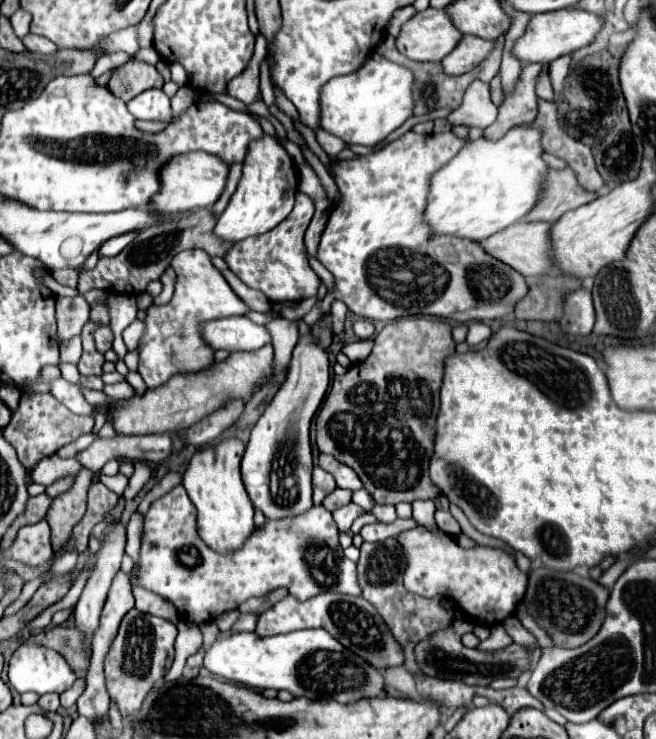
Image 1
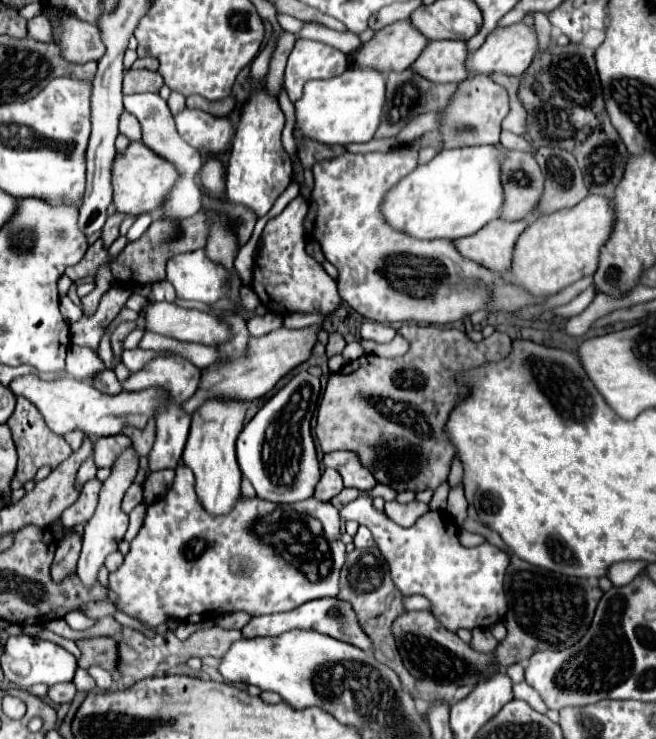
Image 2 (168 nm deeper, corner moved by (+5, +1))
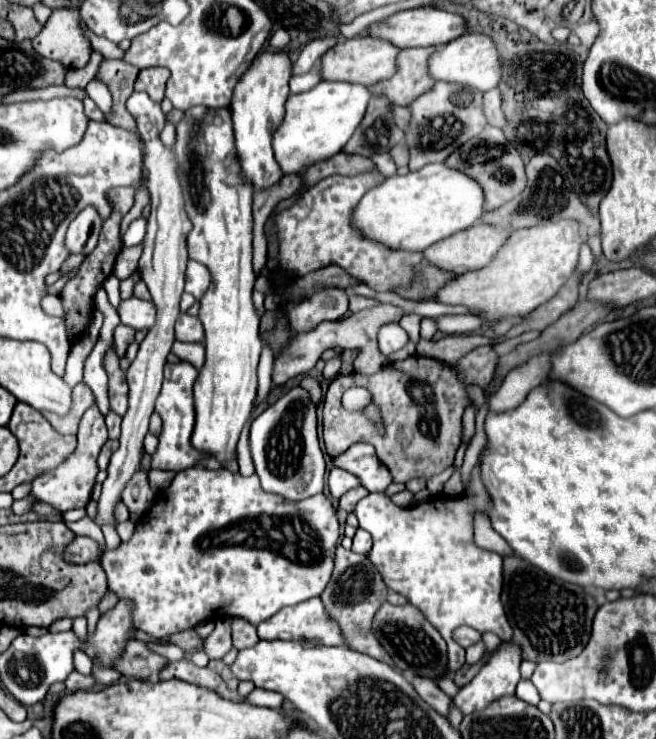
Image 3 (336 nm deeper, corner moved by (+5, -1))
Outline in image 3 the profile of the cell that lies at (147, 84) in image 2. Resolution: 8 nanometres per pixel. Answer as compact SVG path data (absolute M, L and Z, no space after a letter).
M144 68L138 74L134 90L136 92L148 92L152 100L162 102L166 80L168 80L168 70L164 70L164 68Z

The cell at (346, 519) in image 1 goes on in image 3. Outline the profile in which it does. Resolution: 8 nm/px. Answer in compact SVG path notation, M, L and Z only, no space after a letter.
M478 466L472 472L472 492L474 498L466 498L466 496L458 496L458 498L444 498L444 496L432 496L426 504L416 506L416 508L398 508L396 504L392 504L390 498L386 498L386 494L368 494L366 498L362 498L356 508L354 514L360 522L360 528L368 530L372 534L374 546L368 554L368 558L372 560L372 564L378 568L378 572L382 574L386 586L402 596L408 598L410 604L414 604L416 608L420 608L420 612L426 616L426 620L430 624L434 624L434 628L446 638L448 644L448 668L454 672L464 664L464 648L458 646L452 640L452 632L458 626L470 626L474 630L480 632L492 632L498 634L504 642L512 638L512 628L506 620L504 614L504 606L500 602L500 590L502 590L502 556L490 550L482 550L474 544L472 540L472 514L474 510L484 512L486 504L490 502L490 498L486 496L486 490L482 486L480 474L478 474Z

